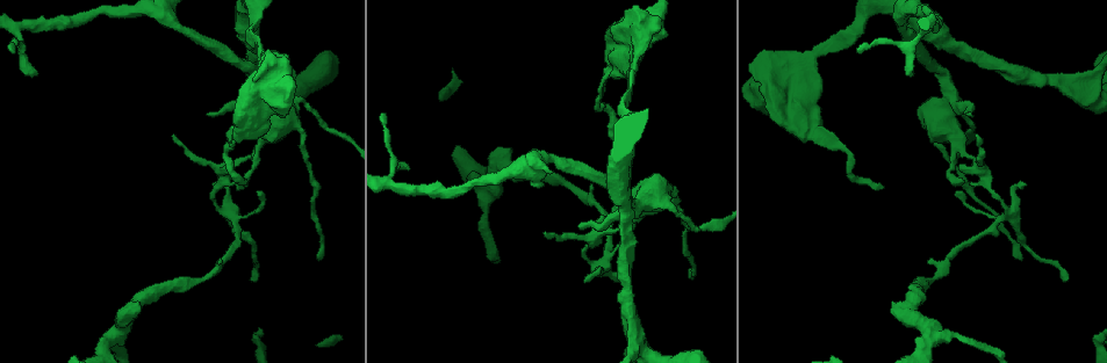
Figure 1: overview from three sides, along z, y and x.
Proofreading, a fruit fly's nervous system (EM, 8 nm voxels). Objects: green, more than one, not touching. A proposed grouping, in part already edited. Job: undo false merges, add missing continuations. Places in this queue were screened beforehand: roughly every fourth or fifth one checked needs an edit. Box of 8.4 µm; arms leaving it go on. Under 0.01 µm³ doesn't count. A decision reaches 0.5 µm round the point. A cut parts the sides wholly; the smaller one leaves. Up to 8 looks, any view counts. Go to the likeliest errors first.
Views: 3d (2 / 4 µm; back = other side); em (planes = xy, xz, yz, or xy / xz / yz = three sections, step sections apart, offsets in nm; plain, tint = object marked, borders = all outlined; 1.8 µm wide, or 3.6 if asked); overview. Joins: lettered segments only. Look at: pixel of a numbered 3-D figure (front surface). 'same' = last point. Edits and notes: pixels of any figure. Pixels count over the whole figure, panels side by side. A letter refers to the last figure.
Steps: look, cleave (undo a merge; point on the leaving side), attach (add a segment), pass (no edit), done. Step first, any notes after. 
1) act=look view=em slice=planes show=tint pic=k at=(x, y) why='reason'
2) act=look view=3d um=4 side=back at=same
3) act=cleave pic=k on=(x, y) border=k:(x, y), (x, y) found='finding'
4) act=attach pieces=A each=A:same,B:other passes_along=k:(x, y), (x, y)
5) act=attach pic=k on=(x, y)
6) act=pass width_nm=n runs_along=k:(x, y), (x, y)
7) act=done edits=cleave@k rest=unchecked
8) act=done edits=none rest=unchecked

act=look view=em slice=planes show=borders pic=1 at=(675, 190) why='calibre changes'

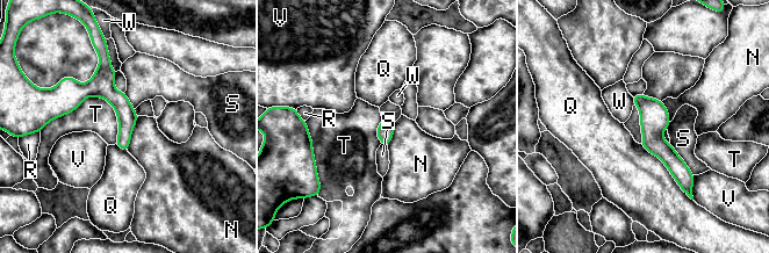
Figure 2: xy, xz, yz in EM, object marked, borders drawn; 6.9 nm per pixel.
act=pass each=N:other,Q:other,R:other,S:other,T:other,V:other,W:other border=2:(47, 124), (101, 96), (119, 136) found='continuous, no second neuron'

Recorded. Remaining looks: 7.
act=look view=3d um=2 pic=1 at=(631, 94) why='narrows sharply'

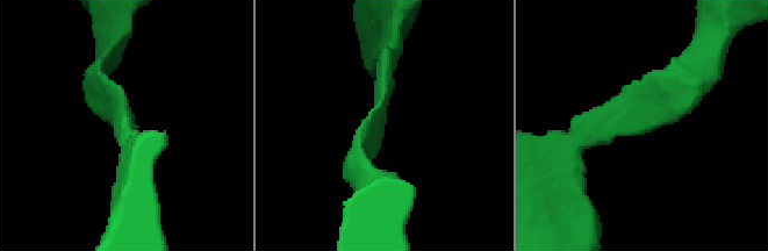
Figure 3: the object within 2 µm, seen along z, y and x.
act=look view=em slice=planes show=plain pic=3 at=(122, 108) arm_widths_nm=180,180 why='need the tissue'

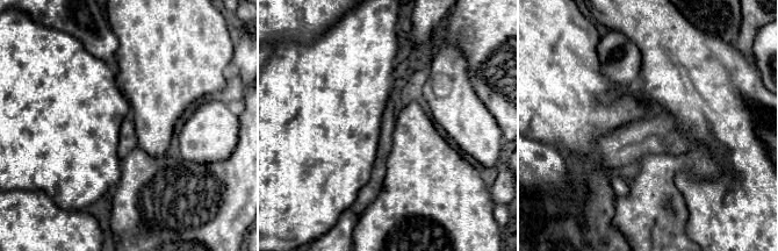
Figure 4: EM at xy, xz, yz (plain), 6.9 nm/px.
act=look view=em slice=planes show=borders at=same why='see the neighbours'

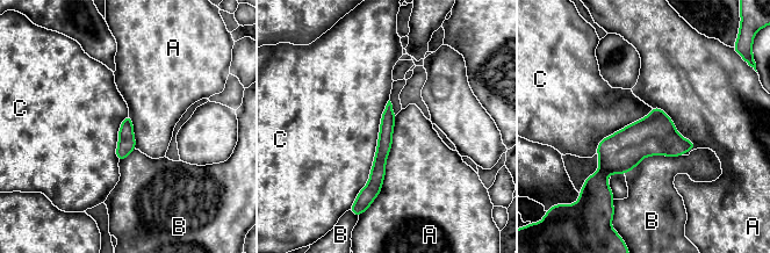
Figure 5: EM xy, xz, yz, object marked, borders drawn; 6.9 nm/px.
act=pass each=A:other,B:other,C:other found='continuous, no second neuron'

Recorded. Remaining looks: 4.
act=look view=em slice=planes show=borders pic=1 at=(207, 115)

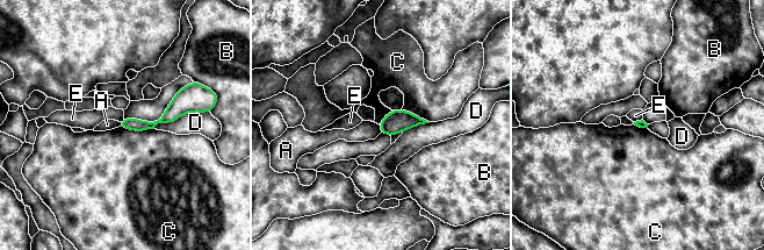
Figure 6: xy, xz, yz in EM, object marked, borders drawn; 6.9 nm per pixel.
act=pass each=A:other,B:other,C:other,D:other,E:other border=6:(120, 126), (136, 130), (153, 129) found='no lettered segment goes on from it'

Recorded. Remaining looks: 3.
act=done edits=none rest=unchecked

